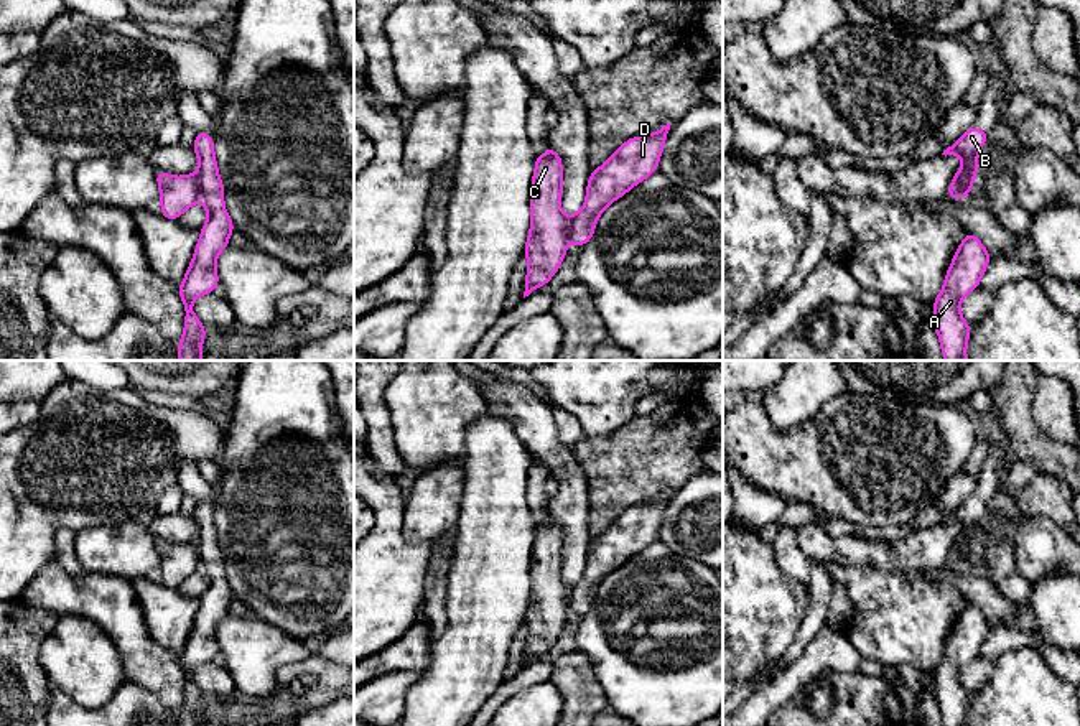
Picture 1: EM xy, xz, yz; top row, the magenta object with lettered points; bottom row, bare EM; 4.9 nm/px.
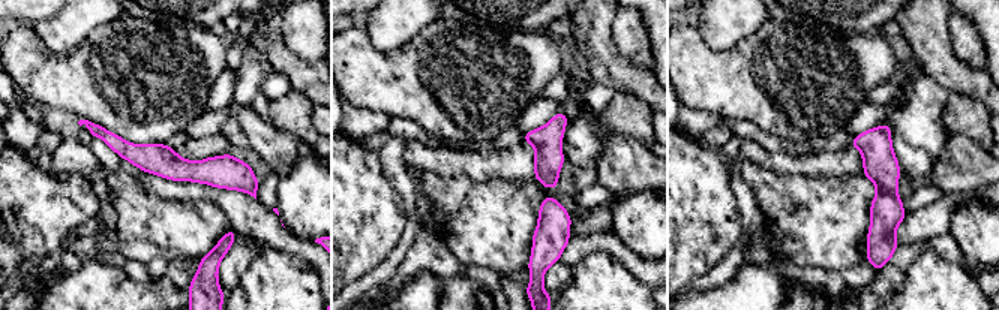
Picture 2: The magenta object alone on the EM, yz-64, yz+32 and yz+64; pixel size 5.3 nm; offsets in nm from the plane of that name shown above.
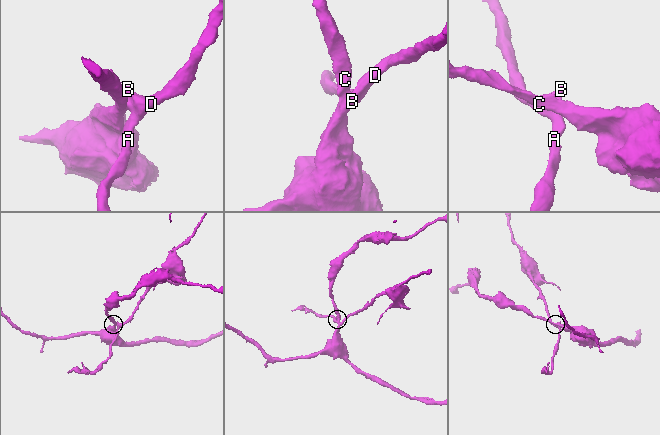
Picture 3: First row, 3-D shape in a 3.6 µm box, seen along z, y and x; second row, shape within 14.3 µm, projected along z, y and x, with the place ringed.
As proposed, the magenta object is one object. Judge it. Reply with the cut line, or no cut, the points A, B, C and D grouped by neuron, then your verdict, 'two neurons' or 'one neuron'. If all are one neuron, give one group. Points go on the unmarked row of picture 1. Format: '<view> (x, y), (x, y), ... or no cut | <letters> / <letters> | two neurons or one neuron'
yz (952, 553), (960, 565), (970, 557) | A B D / C | two neurons

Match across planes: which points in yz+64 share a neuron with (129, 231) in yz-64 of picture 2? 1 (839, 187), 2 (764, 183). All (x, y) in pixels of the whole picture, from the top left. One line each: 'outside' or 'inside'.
1: inside
2: inside

